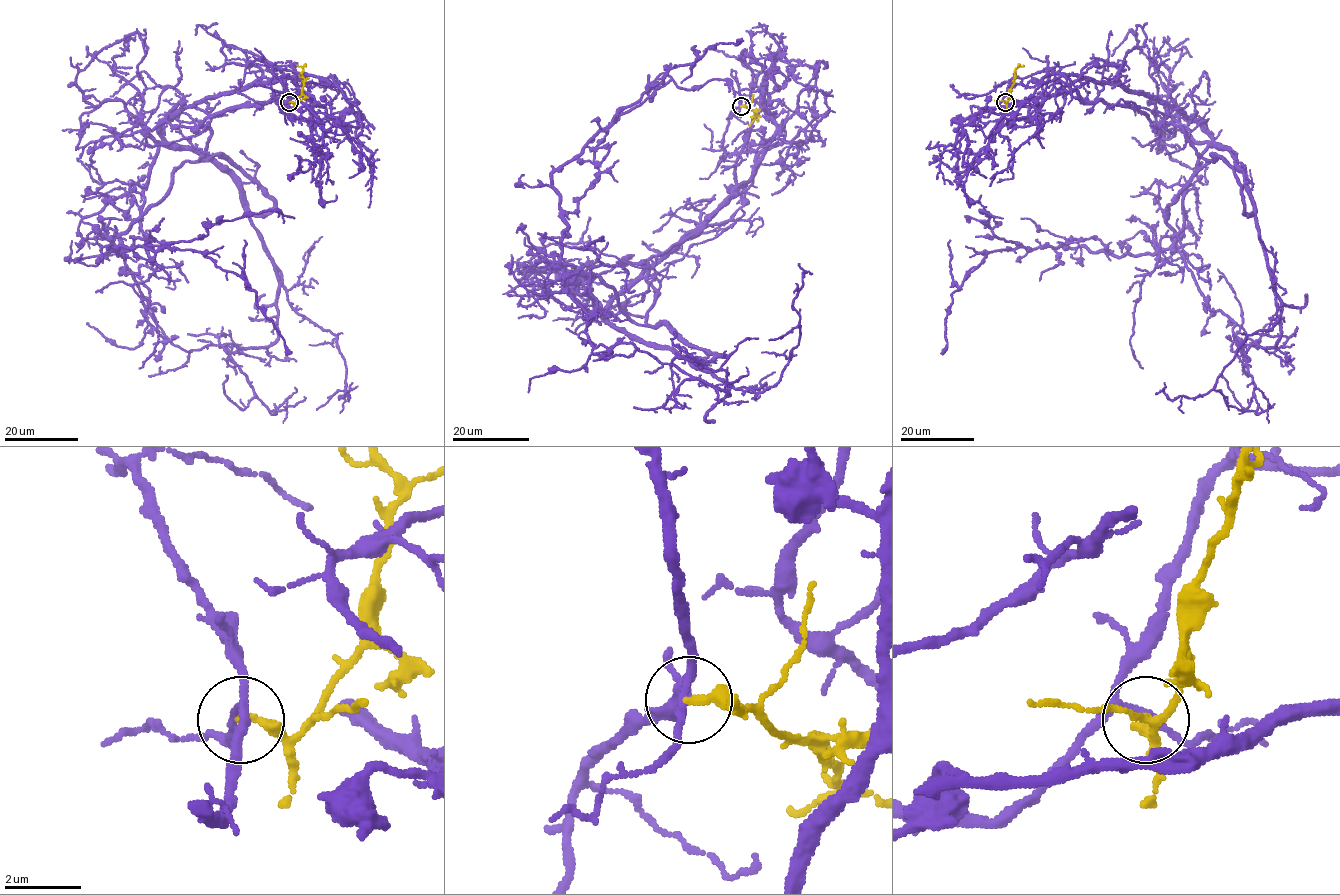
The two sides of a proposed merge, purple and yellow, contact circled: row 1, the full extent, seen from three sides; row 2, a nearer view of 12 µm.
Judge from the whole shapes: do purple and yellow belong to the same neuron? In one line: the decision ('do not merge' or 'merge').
do not merge

